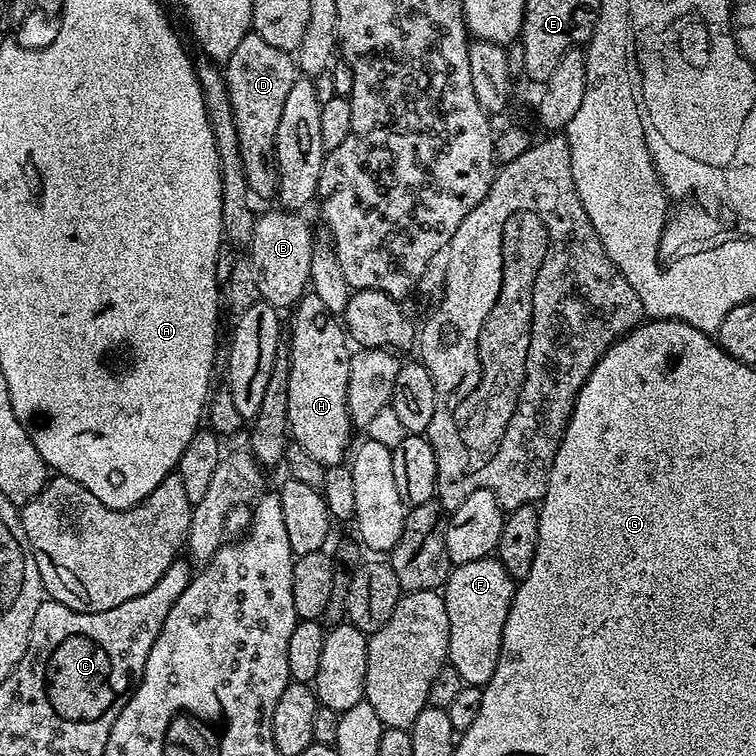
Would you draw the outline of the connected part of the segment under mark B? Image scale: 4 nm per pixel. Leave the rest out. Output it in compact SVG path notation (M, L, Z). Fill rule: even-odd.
M296 210L260 212L254 222L254 234L250 245L250 261L260 291L260 299L277 310L291 309L310 284L310 258L312 257L312 228Z

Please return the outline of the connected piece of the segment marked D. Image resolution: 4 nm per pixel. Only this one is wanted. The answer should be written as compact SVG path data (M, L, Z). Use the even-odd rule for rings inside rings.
M251 31L246 38L242 38L234 54L230 54L227 64L223 65L222 75L228 87L248 191L253 197L275 197L280 187L280 171L276 165L278 118L282 118L282 106L286 106L290 86L294 86L298 79L293 53L270 46L270 42L265 42L257 32Z

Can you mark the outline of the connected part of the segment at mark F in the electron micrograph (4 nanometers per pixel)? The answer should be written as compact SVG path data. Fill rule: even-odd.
M499 559L475 560L453 567L448 582L442 589L446 602L446 618L450 618L450 646L448 647L448 663L462 674L465 685L483 686L490 682L494 670L498 666L498 658L502 650L502 630L506 626L506 618L510 614L512 599L516 593L517 581L500 564Z

